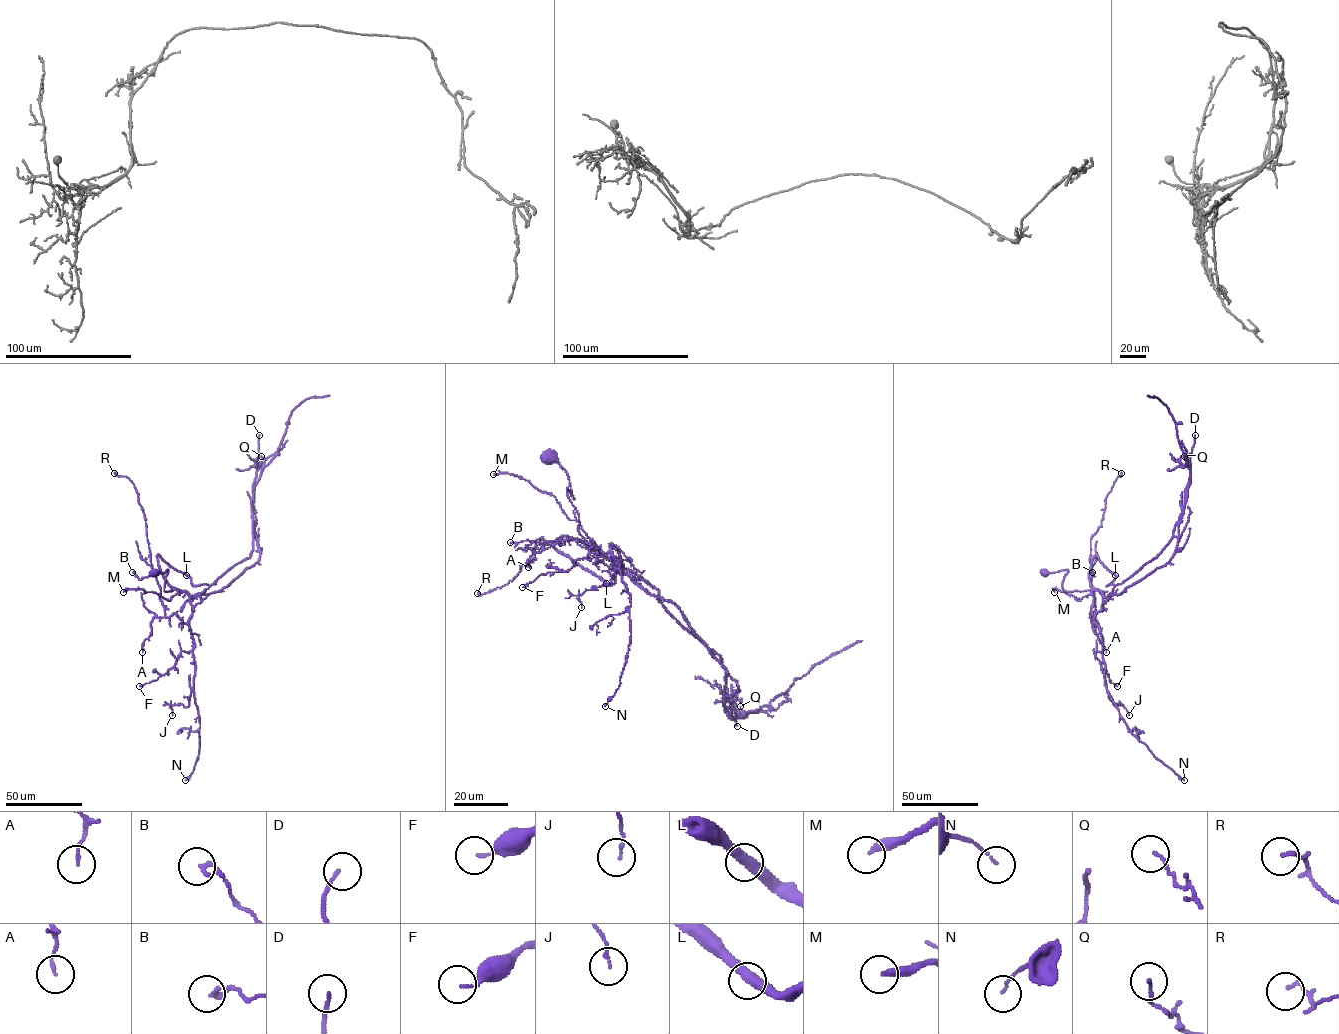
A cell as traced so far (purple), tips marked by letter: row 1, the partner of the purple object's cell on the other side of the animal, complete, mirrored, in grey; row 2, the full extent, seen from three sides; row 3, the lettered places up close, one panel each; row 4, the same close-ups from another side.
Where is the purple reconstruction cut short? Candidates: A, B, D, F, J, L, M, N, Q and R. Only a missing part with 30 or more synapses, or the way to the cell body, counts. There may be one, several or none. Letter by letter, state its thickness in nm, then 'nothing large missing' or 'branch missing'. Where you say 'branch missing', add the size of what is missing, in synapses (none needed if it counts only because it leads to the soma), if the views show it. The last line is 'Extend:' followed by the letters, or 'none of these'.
A: calibre 110 nm; nothing large missing
B: calibre 180 nm; nothing large missing
D: calibre 130 nm; nothing large missing
F: calibre 110 nm; nothing large missing
J: calibre 100 nm; nothing large missing
L: calibre 400 nm; nothing large missing
M: calibre 280 nm; nothing large missing
N: calibre 80 nm; nothing large missing
Q: calibre 100 nm; nothing large missing
R: calibre 80 nm; nothing large missing
Extend: none of these

